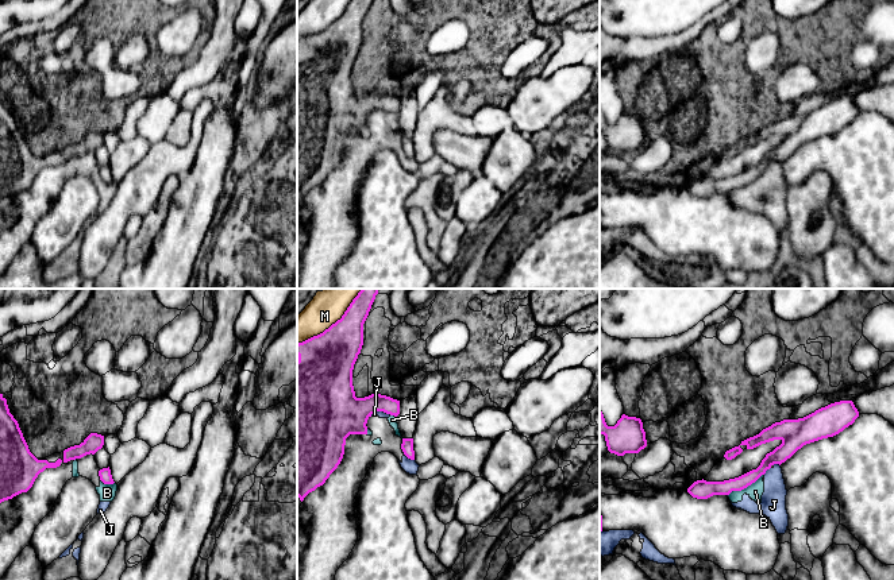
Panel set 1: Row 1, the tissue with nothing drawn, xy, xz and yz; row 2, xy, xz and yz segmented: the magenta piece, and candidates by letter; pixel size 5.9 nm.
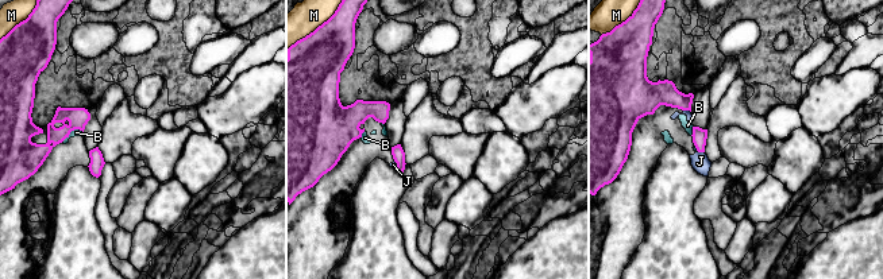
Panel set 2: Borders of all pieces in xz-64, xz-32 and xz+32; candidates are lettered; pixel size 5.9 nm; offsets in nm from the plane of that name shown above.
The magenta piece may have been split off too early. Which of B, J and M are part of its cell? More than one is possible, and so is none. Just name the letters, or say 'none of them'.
none of them

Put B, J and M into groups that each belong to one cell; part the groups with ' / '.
B J / M

